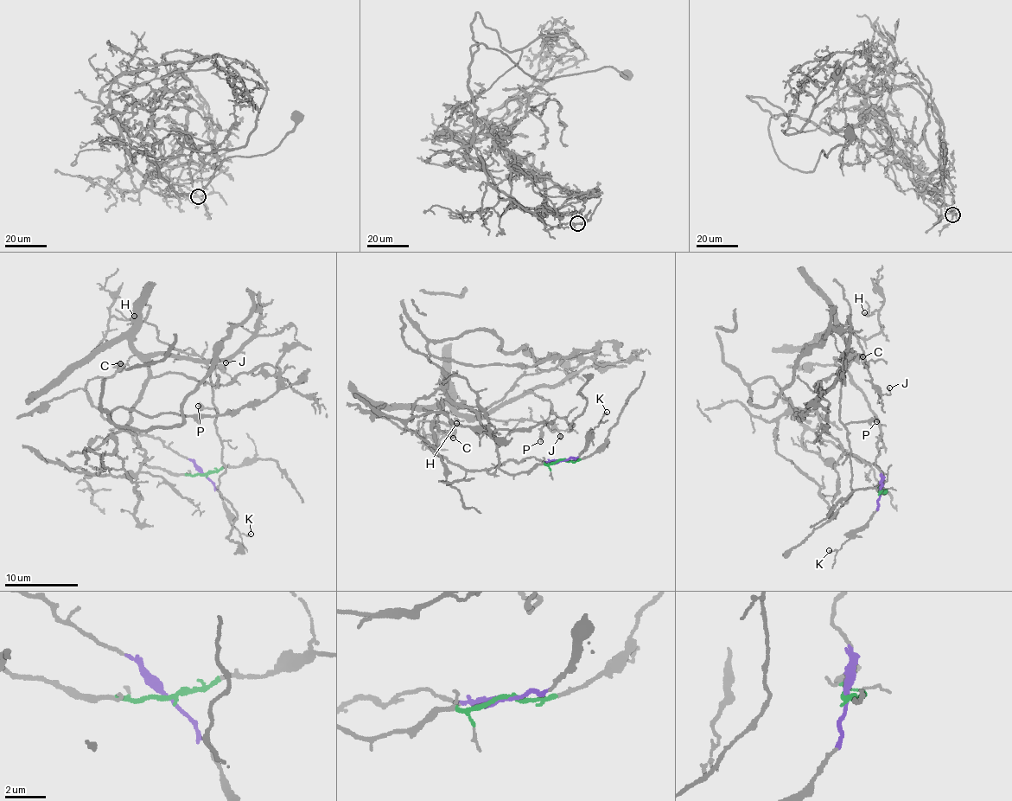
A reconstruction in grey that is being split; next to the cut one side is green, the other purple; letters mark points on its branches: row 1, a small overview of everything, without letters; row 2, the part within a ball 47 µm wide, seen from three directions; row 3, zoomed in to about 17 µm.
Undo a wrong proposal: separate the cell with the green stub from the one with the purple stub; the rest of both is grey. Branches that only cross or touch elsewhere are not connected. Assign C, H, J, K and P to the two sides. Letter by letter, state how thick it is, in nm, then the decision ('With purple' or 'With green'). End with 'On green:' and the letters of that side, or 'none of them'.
C: Thickness 600 nm. With purple
H: Thickness 170 nm. With green
J: Thickness 100 nm. With green
K: Thickness 110 nm. With purple
P: Thickness 200 nm. With green
On green: H, J, P

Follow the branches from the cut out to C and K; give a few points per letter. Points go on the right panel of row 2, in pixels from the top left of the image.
C: (880, 491), (881, 473), (875, 466), (881, 433), (875, 415), (861, 389), (834, 357), (841, 362), (863, 355)
K: (880, 491), (875, 511), (839, 550), (829, 551)

